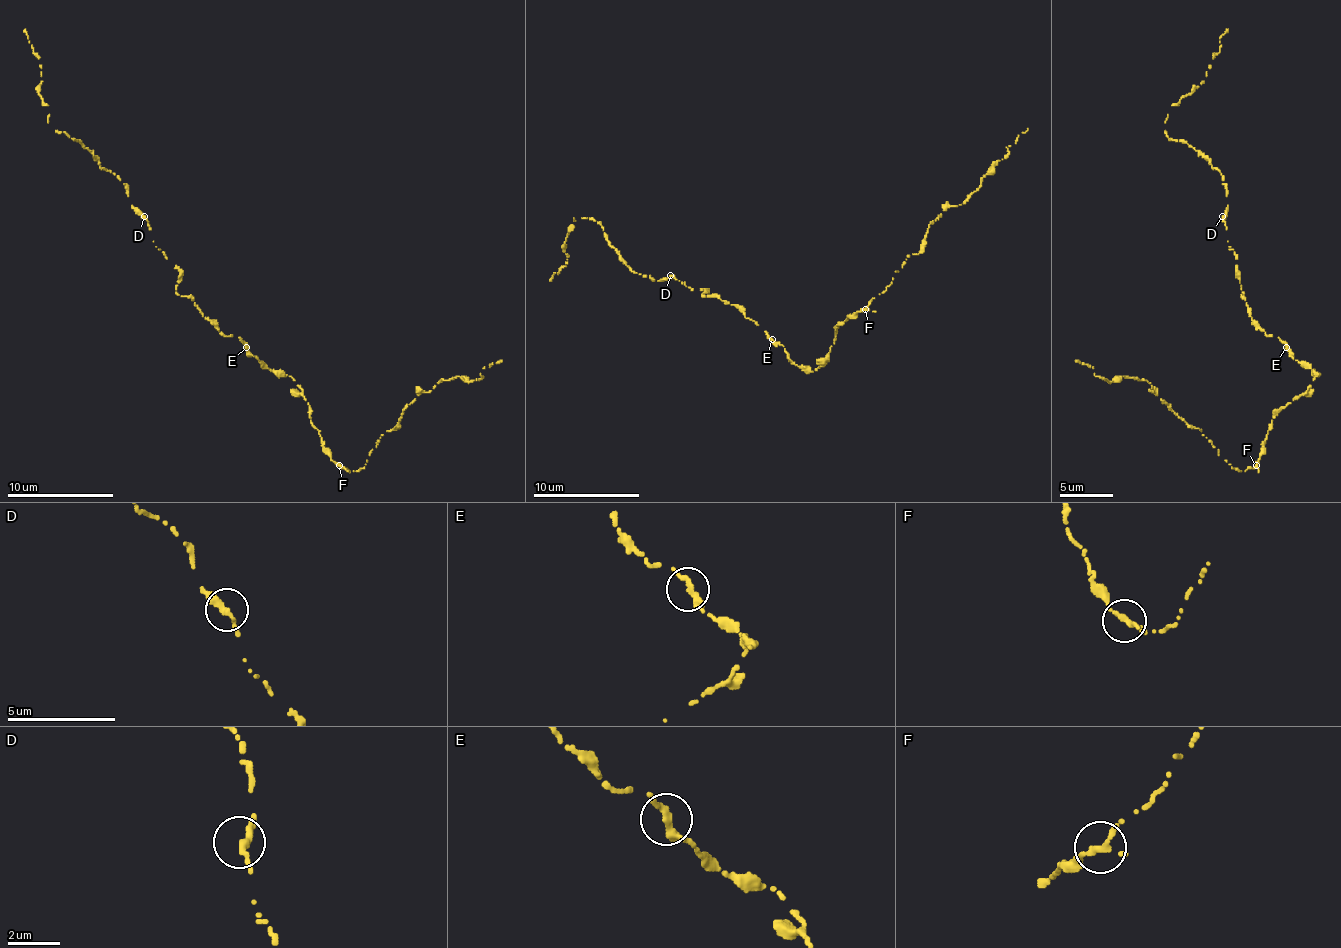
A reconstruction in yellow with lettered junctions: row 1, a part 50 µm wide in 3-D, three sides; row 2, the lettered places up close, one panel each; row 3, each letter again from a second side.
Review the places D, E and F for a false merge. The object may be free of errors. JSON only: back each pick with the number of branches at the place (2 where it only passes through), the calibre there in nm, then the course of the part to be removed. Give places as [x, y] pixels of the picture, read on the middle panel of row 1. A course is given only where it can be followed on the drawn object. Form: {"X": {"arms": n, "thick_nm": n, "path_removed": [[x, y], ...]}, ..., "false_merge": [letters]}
{"F": {"arms": 2, "thick_nm": 240, "path_removed": [[865, 309], [903, 261], [921, 248], [929, 224], [951, 205], [964, 202], [1028, 128]]}, "false_merge": ["F"]}

